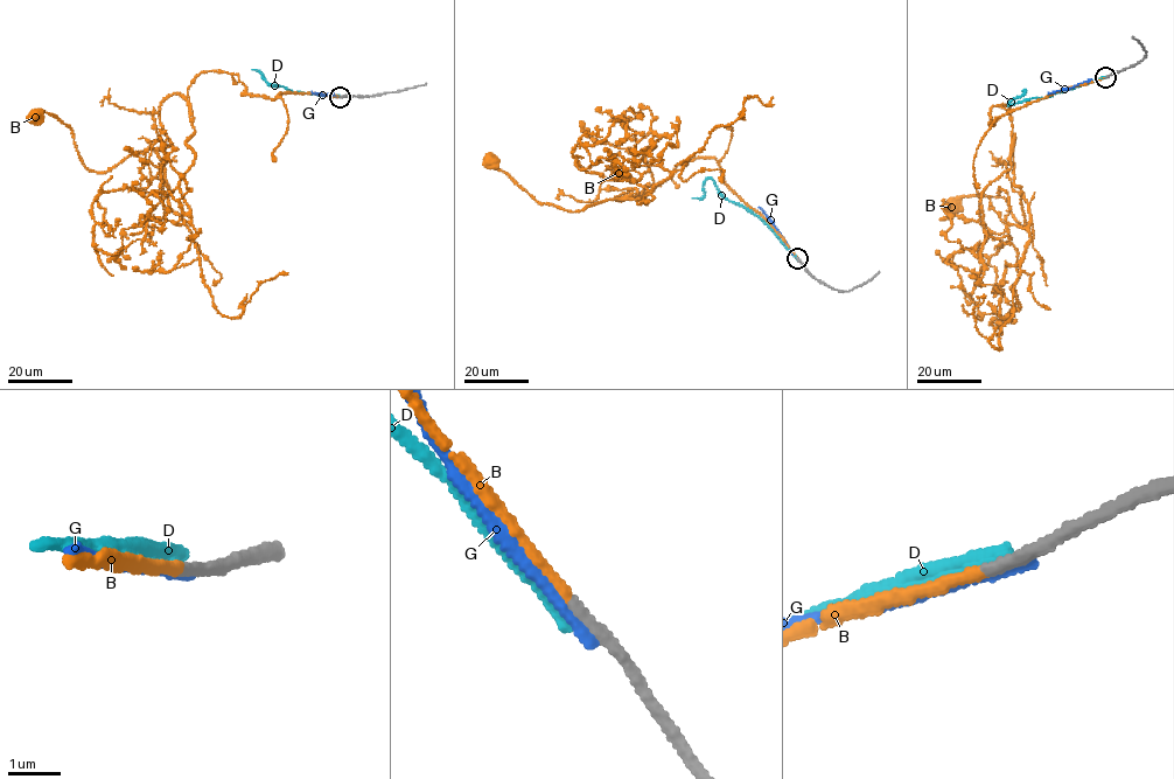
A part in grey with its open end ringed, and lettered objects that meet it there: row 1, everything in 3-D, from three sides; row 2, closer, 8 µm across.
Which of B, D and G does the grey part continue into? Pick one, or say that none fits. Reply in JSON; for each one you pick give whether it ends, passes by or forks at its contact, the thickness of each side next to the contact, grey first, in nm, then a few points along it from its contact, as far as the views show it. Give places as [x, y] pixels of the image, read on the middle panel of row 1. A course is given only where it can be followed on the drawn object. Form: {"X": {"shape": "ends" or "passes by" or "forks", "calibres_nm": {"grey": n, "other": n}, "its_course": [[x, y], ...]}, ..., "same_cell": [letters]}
{"B": {"shape": "ends", "calibres_nm": {"grey": 240, "other": 220}, "its_course": [[797, 258], [712, 158], [678, 164], [650, 193], [570, 210], [535, 200], [491, 158]]}, "same_cell": ["B"]}

